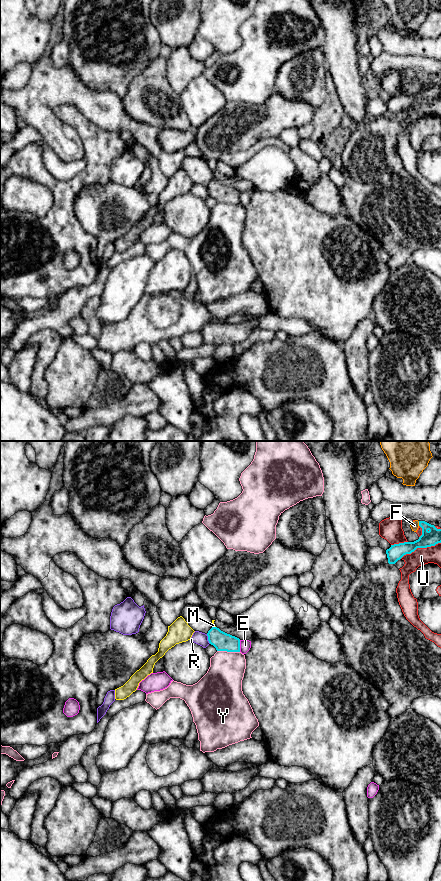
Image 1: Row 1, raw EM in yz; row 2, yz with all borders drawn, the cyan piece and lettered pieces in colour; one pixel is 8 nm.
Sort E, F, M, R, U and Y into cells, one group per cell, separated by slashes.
E / F / M / R / U / Y

